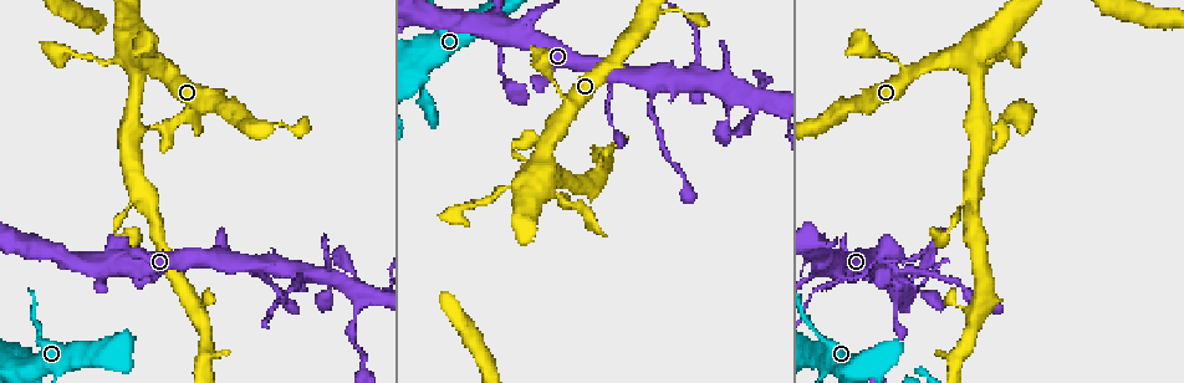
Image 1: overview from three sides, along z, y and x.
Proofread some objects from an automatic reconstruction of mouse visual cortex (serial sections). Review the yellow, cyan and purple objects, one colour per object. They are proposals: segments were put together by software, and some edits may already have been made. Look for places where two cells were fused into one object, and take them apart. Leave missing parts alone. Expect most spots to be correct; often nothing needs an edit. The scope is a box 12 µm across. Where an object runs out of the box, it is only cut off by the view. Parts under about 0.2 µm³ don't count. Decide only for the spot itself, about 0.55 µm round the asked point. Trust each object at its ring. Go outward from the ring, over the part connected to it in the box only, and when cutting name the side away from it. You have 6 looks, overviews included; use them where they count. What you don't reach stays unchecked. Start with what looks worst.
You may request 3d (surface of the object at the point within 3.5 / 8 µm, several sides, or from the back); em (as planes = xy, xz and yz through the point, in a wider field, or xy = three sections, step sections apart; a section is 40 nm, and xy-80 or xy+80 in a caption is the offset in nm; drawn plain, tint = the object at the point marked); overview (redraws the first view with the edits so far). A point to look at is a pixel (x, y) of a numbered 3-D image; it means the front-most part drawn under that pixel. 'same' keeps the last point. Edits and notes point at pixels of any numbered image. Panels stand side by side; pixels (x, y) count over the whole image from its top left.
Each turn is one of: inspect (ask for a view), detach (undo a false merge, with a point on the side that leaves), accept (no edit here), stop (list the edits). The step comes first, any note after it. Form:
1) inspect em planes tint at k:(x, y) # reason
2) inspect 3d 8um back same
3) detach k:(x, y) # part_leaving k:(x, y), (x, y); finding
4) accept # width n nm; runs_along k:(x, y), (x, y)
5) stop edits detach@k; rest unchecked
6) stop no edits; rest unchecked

inspect 3d 8um at 1:(699, 71) # small branch off a trunk

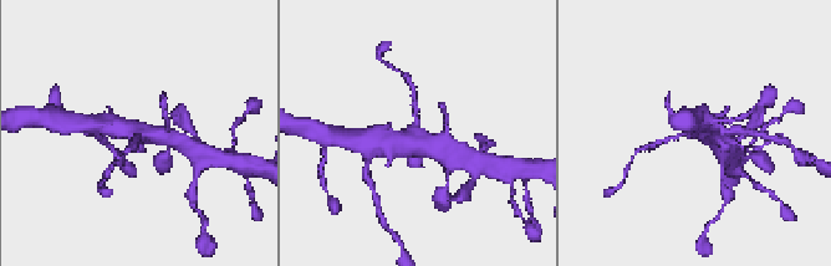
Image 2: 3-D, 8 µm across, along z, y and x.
inspect 3d 3.5um at 2:(140, 131)

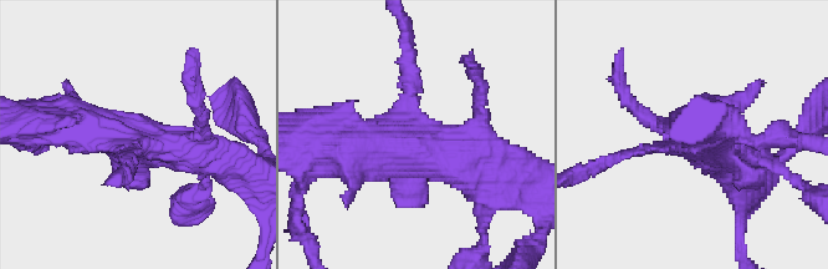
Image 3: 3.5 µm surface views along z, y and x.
inspect em xy step 3 tint at 3:(413, 127) # now the EM

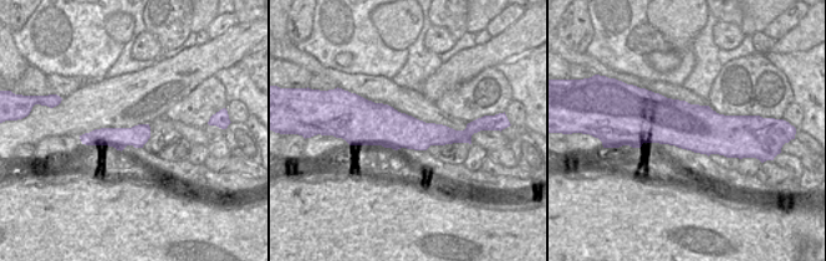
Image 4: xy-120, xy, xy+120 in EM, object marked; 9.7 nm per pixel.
accept # runs_along 4:(355, 124), (462, 139); one cell here

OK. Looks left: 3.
inspect 3d 3.5um at 1:(501, 40) # sharp bend

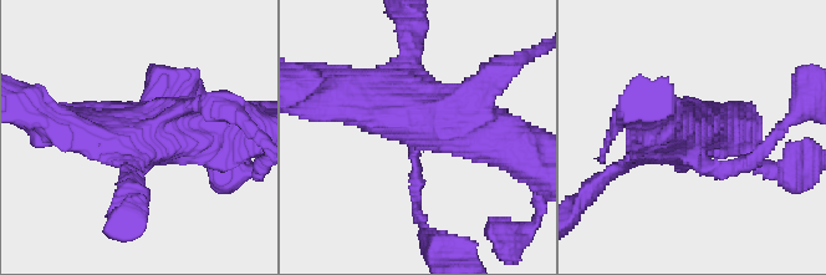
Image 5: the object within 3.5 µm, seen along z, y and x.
accept # runs_along 5:(499, 139), (338, 101); all the same cell

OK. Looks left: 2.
inspect 3d 3.5um at 1:(136, 69) # abrupt turn

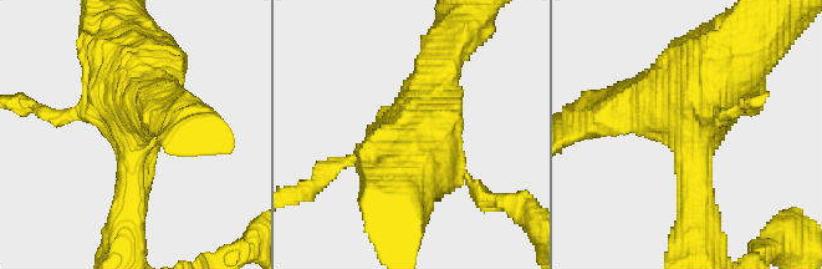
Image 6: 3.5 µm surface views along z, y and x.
inspect em xy step 1 tint at 6:(694, 121)

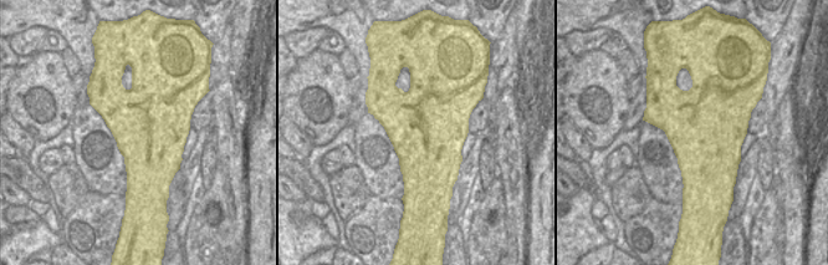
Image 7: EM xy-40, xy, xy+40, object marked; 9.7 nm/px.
accept # runs_along 6:(604, 108), (675, 101), (694, 181); all the same cell

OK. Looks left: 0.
stop no edits; rest unchecked

